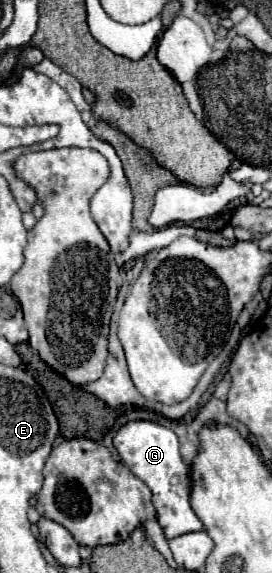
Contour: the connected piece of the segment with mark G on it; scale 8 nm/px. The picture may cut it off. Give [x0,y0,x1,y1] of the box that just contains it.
[113,421,203,539]

